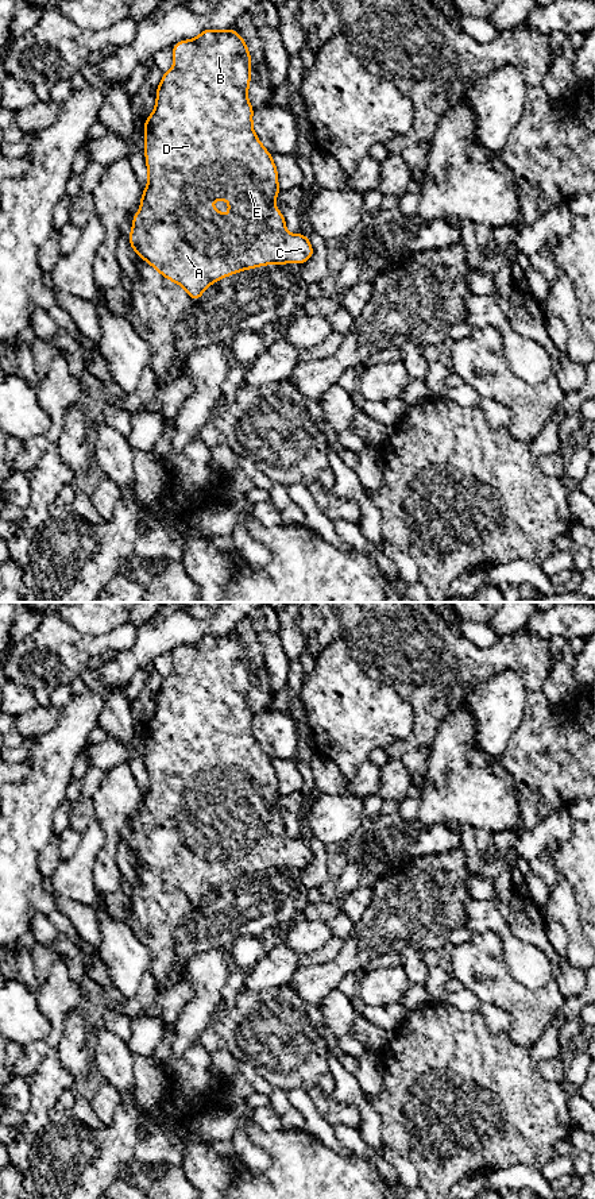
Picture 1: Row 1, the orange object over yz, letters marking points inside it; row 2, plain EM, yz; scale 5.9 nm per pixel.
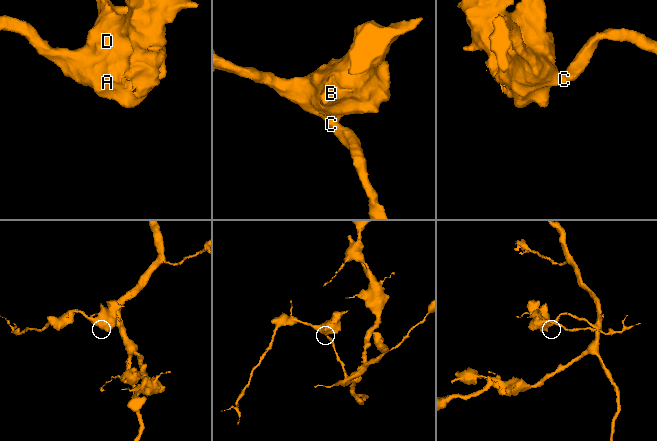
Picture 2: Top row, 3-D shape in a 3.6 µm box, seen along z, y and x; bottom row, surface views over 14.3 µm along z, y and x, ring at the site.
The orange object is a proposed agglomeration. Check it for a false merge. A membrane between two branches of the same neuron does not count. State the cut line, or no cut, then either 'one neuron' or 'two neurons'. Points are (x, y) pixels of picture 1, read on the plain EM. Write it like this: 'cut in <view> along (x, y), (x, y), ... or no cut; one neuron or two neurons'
no cut; one neuron

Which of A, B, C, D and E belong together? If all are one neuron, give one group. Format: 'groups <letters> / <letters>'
groups A B C D E

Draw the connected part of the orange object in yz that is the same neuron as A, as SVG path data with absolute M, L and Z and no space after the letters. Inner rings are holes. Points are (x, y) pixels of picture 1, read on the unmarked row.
M212 633L204 635L192 645L179 645L173 651L174 672L163 678L162 687L157 691L157 709L152 718L143 728L144 730L144 757L146 770L148 774L147 793L140 802L140 814L135 818L132 834L130 838L130 849L136 856L138 861L147 865L165 883L181 890L193 906L197 906L204 895L213 887L246 874L266 871L268 868L304 868L313 860L313 852L304 838L287 838L283 820L275 813L274 807L279 798L278 776L271 759L263 752L254 737L252 717L254 713L248 706L247 697L251 683L251 662L244 644L235 635L216 636ZM212 805L228 805L229 822L225 825L223 817L210 810Z

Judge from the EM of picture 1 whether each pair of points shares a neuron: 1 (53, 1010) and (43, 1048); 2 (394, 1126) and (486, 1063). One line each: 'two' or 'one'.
1: one
2: one

